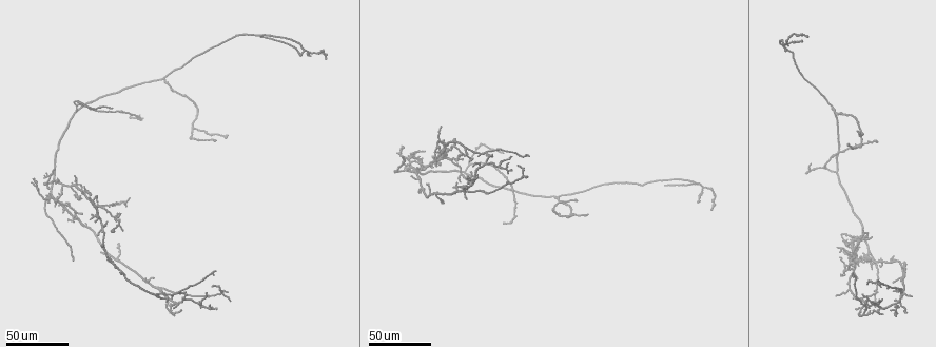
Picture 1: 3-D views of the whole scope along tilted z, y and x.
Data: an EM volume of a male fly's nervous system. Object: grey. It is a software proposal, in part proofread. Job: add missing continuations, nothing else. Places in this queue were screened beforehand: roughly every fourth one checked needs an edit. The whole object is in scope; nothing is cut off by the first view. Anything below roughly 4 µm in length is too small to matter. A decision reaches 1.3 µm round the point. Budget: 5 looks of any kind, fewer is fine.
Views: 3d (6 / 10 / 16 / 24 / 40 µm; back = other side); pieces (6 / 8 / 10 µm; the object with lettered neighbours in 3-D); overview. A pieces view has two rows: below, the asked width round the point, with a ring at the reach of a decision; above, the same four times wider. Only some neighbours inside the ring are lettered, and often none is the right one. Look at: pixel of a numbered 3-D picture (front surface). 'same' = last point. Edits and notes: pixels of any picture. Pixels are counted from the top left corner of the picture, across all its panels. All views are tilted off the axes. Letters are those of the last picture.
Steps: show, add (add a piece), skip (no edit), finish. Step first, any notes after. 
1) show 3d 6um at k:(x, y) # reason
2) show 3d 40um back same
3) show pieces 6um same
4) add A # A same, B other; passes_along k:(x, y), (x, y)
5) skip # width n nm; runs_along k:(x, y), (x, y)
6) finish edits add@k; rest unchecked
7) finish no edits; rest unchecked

show 3d 24um at 1:(465, 199) # free end

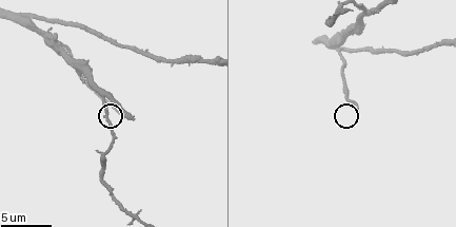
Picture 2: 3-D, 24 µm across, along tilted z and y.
show pieces 8um at 2:(359, 112) # see the neighbours

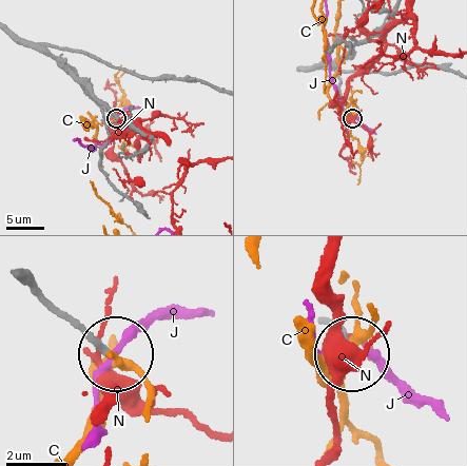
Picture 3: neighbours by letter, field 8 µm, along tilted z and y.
skip # width 180 nm; C other, J other, N other; none of them fits

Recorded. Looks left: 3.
show 3d 24um at 1:(412, 154) # long arm stops here

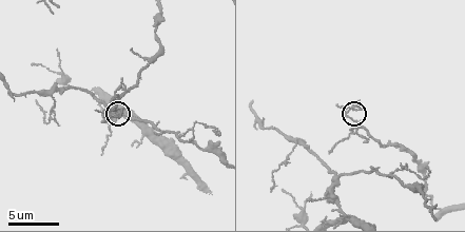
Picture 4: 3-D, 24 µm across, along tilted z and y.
show pieces 8um at 4:(121, 116)

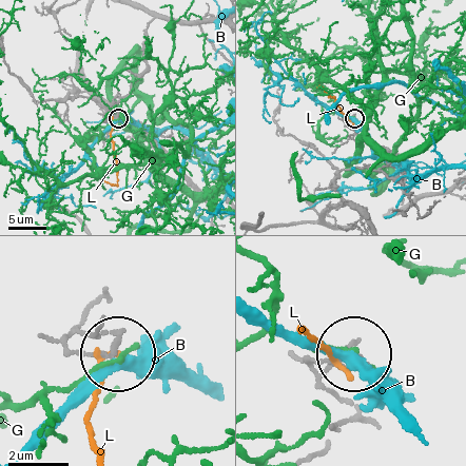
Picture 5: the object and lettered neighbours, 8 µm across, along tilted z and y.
skip # B other, G other, L other; no lettered piece goes on from it

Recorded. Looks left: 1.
finish no edits; rest unchecked

